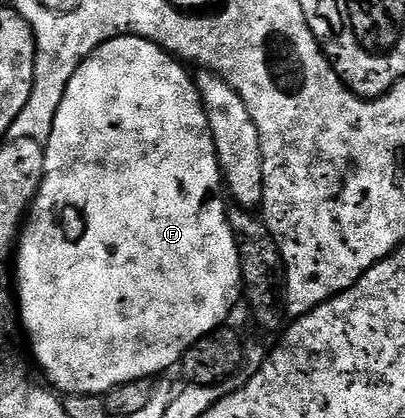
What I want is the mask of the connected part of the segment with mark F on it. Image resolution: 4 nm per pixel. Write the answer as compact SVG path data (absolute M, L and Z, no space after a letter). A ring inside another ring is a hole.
M121 36L115 40L104 42L97 48L92 55L87 58L82 65L72 74L68 86L64 90L64 102L60 102L60 110L56 110L56 118L52 126L52 134L44 141L46 157L44 158L44 178L40 182L40 190L36 194L30 211L20 229L18 246L16 249L16 261L18 260L18 296L16 292L16 303L20 317L21 327L28 337L28 348L34 351L32 360L35 365L42 367L45 383L49 385L55 393L65 394L66 396L101 396L105 397L116 386L124 382L136 382L137 380L149 380L161 377L166 374L170 367L177 365L182 356L188 349L200 342L210 332L216 332L227 323L230 316L230 308L240 304L242 296L242 271L240 270L240 254L236 250L236 238L232 226L226 217L228 211L228 200L224 195L224 185L222 182L222 171L218 165L218 155L216 146L212 138L212 130L208 126L208 114L202 105L202 95L198 93L198 85L193 75L189 76L187 65L183 61L173 57L169 52L160 47L159 44L148 42L139 36Z

